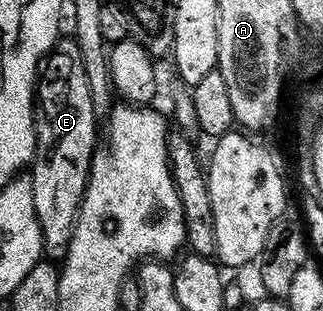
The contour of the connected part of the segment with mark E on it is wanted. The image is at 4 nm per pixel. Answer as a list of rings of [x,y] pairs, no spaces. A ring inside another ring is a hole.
[[[58,38],[41,61],[35,84],[35,122],[37,144],[33,150],[33,162],[27,174],[31,181],[31,197],[35,197],[35,215],[43,237],[43,251],[50,260],[64,260],[71,245],[77,214],[89,184],[89,172],[93,170],[93,152],[99,146],[99,116],[91,105],[91,85],[87,85],[87,69],[83,69],[83,53],[79,51],[76,38]]]

